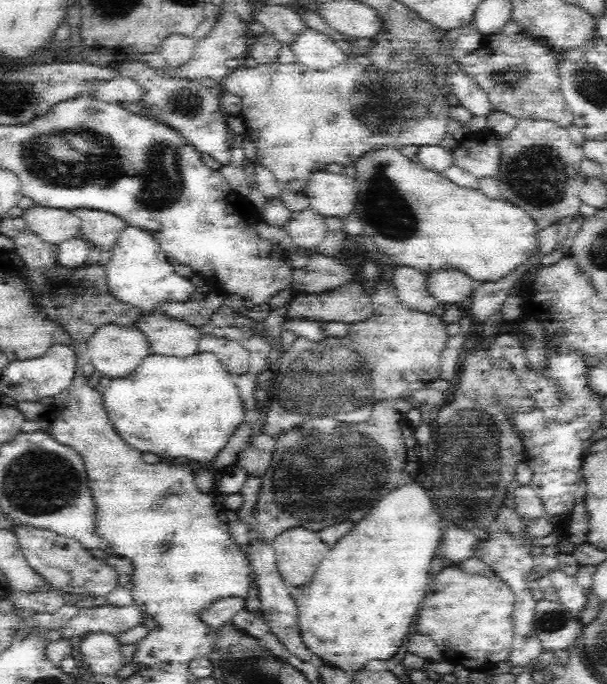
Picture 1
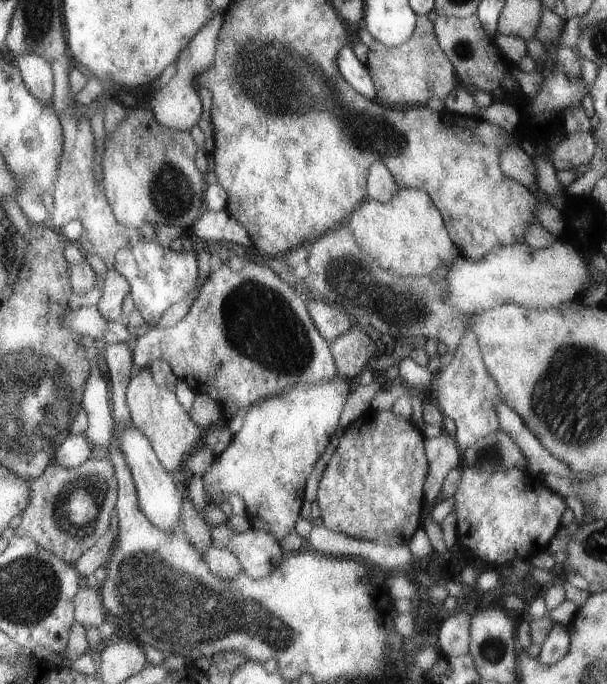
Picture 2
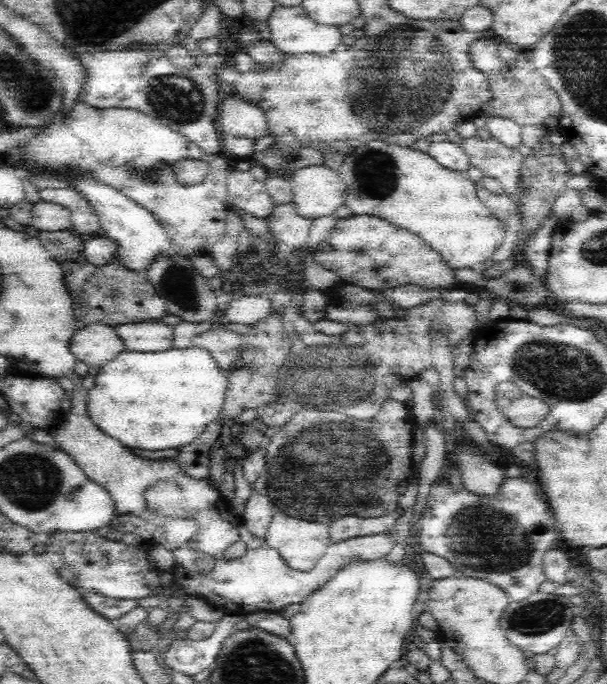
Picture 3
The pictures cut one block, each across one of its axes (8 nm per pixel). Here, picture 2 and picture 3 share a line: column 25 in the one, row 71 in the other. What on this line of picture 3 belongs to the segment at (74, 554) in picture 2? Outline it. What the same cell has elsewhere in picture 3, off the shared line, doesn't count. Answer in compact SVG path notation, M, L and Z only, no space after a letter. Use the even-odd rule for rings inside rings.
M518 50L518 53L514 65L508 64L508 74L487 77L490 89L492 89L492 98L481 109L481 113L487 119L493 117L508 118L520 127L541 126L548 117L560 120L560 116L562 116L560 97L548 86L546 79L535 69L530 58L524 57L523 50Z

